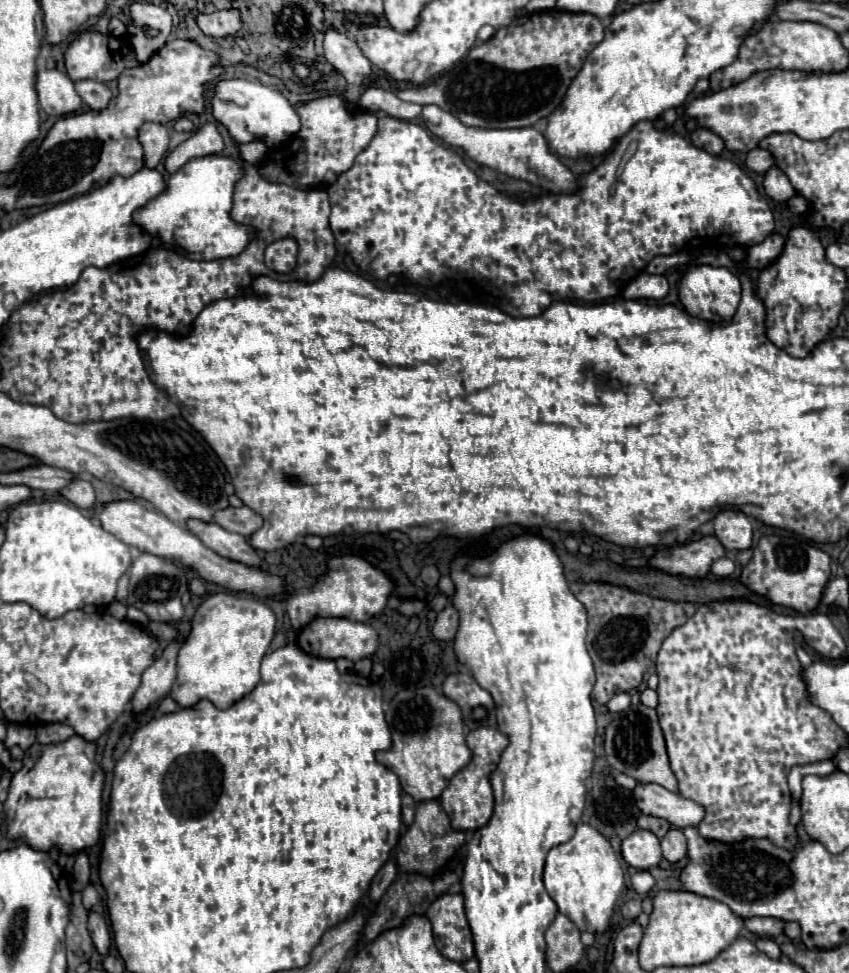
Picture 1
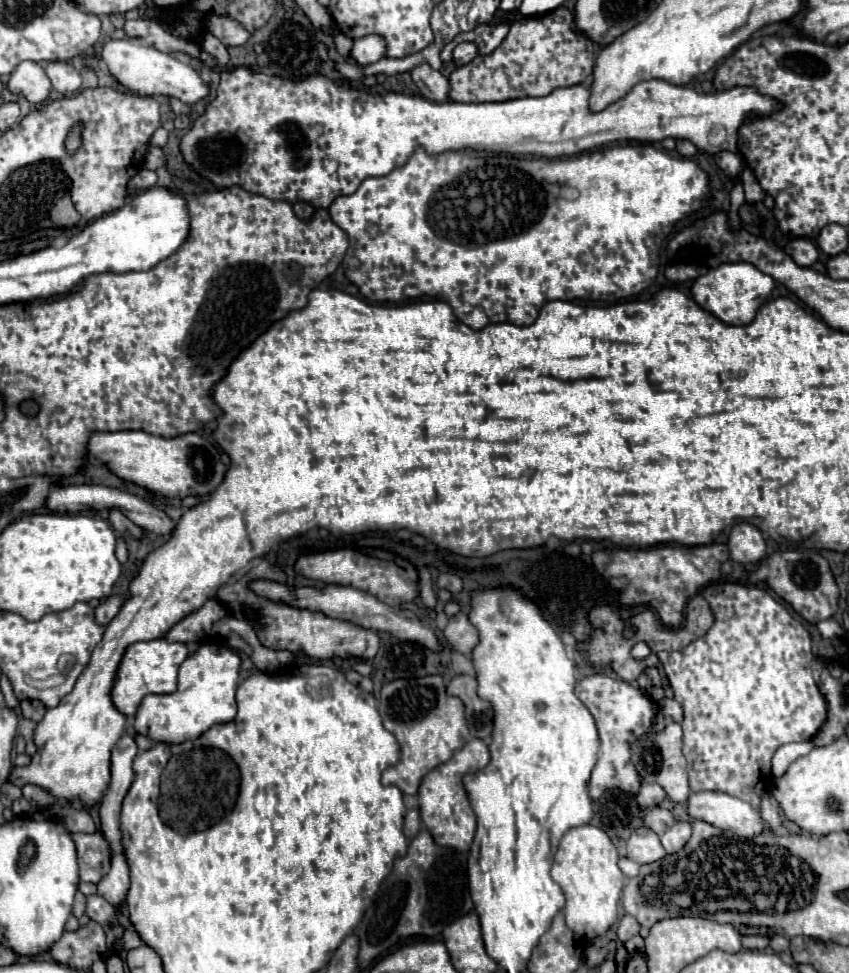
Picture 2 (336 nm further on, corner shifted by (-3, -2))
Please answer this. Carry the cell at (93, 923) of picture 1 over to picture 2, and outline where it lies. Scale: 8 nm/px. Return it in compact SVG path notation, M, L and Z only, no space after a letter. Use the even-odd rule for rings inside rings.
M92 894L88 896L88 904L86 904L86 914L90 916L90 920L100 922L100 924L116 924L116 910L112 904L108 904L102 896Z

